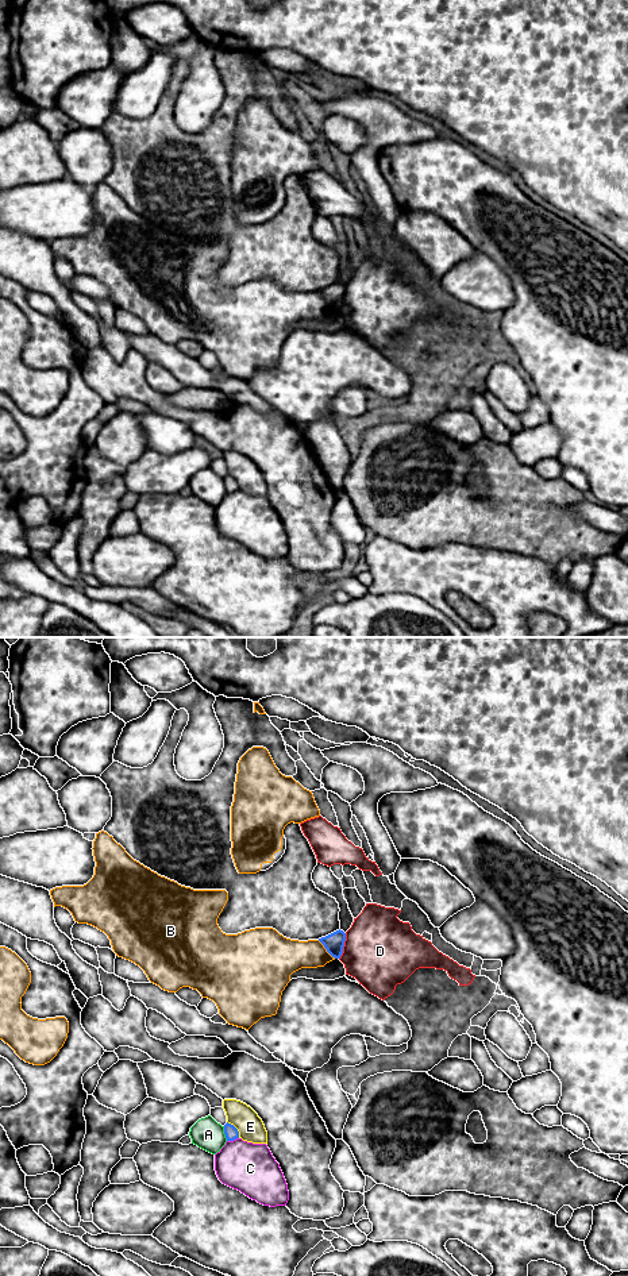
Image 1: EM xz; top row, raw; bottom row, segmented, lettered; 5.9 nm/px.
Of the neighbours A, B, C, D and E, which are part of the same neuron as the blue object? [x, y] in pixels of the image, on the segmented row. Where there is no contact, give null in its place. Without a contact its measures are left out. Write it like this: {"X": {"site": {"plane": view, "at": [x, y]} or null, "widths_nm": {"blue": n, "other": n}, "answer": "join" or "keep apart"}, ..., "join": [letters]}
{"A": {"site": {"plane": "xz", "at": [224, 1133]}, "widths_nm": {"blue": 80, "other": 180}, "answer": "keep apart"}, "B": {"site": {"plane": "xz", "at": [326, 948]}, "widths_nm": {"blue": 120, "other": 220}, "answer": "keep apart"}, "C": {"site": {"plane": "xz", "at": [232, 1140]}, "widths_nm": {"blue": 80, "other": 300}, "answer": "keep apart"}, "D": {"site": {"plane": "xz", "at": [343, 945]}, "widths_nm": {"blue": 120, "other": 440}, "answer": "keep apart"}, "E": {"site": {"plane": "xz", "at": [237, 1129]}, "widths_nm": {"blue": 80, "other": 160}, "answer": "keep apart"}, "join": []}

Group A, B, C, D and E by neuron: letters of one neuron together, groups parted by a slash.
A / B / C / D / E

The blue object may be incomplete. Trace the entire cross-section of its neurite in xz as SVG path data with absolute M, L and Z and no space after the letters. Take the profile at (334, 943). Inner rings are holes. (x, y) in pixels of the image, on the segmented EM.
M339 929L325 937L319 938L319 941L324 945L332 957L340 959L346 941L346 933Z

